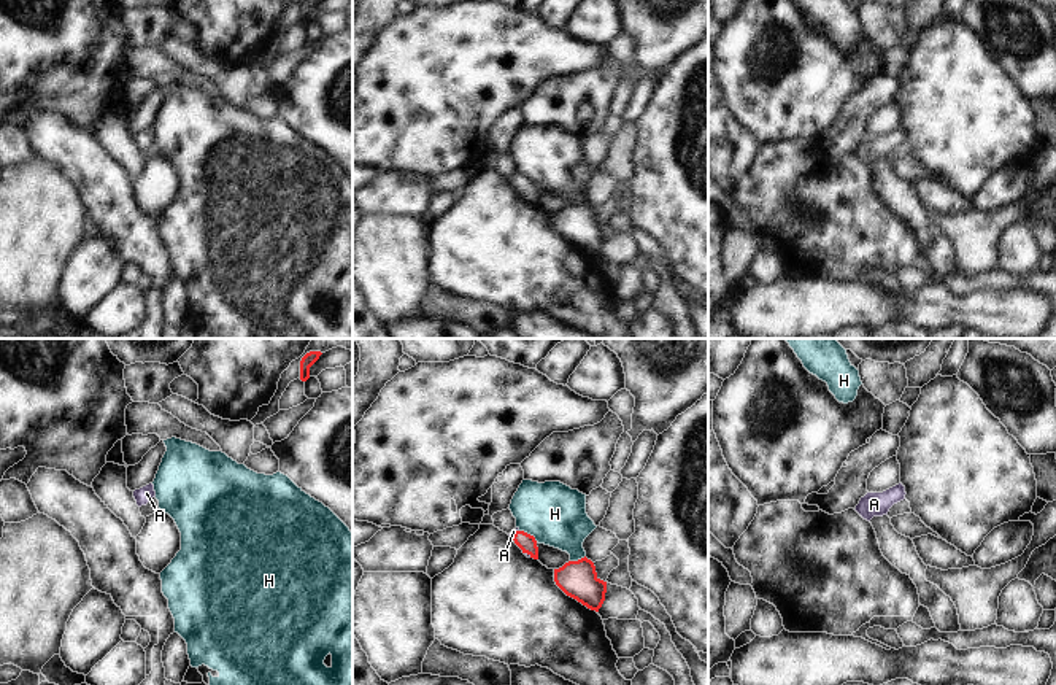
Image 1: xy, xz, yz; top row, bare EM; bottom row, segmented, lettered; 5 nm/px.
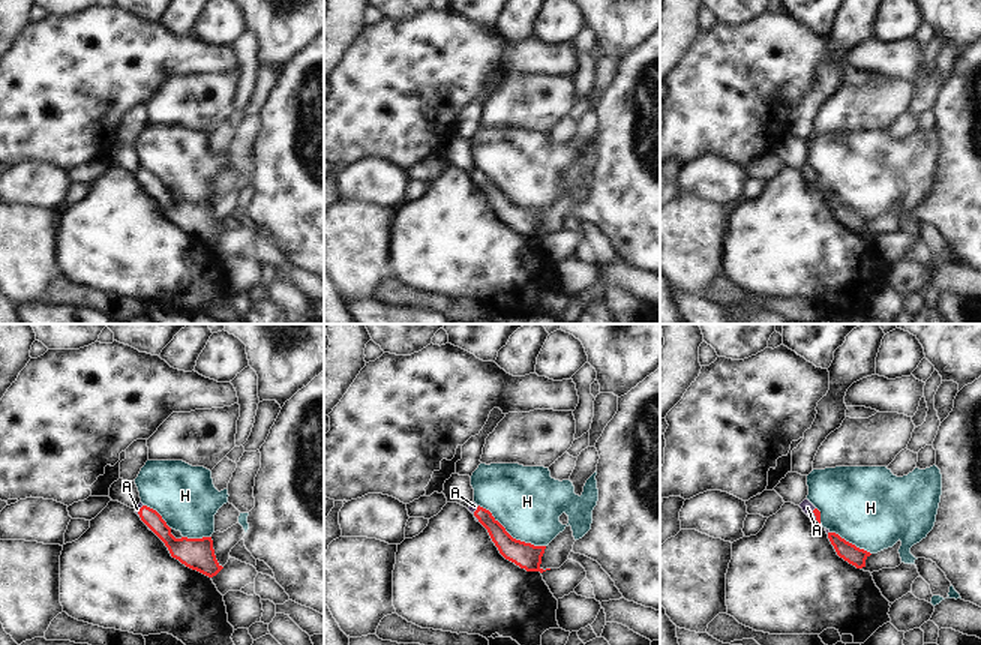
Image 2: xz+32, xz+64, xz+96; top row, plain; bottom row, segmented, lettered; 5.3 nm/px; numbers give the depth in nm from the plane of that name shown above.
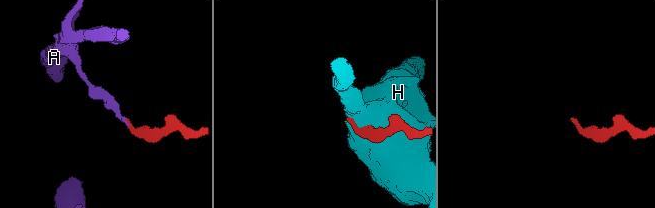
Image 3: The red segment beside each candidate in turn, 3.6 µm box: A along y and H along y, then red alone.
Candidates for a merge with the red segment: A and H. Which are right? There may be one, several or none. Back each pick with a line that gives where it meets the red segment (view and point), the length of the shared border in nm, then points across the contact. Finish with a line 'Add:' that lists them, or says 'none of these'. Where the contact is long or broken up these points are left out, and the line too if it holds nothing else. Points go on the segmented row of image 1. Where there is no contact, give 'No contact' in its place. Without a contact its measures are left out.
A: Touches red at xz (515, 534). Shared border 60 nm. Path across: xz (526, 542), (515, 534), (513, 531)
Add: A

